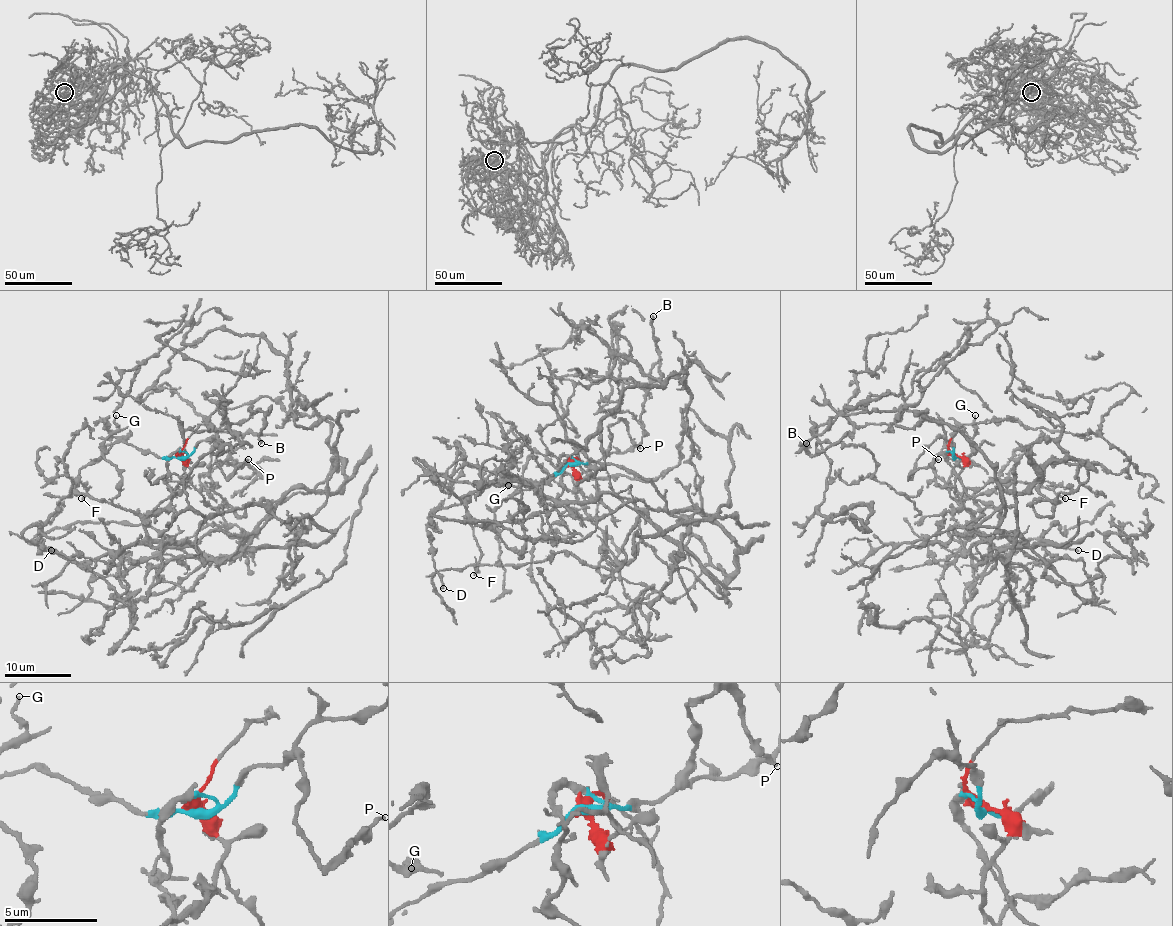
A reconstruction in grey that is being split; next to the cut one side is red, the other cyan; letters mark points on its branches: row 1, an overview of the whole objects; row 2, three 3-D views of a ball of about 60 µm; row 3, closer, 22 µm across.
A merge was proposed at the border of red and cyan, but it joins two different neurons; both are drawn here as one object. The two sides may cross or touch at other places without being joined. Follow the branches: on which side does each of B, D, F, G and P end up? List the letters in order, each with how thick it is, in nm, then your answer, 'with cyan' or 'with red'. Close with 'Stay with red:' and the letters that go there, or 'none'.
B: calibre 240 nm; with cyan
D: calibre 200 nm; with red
F: calibre 170 nm; with red
G: calibre 180 nm; with red
P: calibre 200 nm; with cyan
Stay with red: D, F, G

